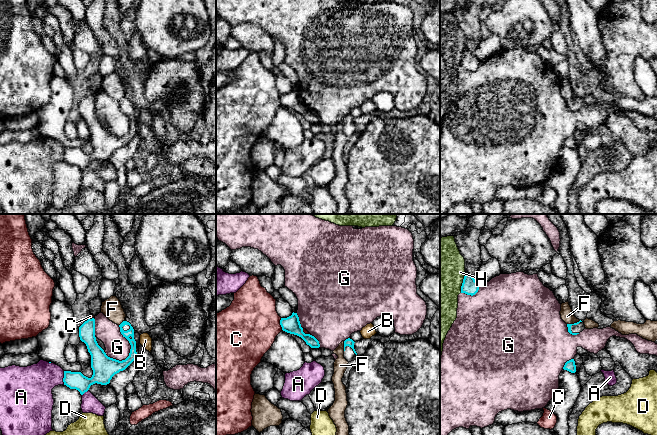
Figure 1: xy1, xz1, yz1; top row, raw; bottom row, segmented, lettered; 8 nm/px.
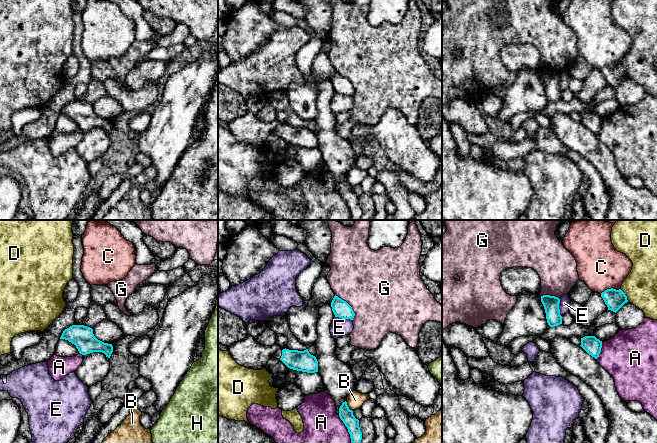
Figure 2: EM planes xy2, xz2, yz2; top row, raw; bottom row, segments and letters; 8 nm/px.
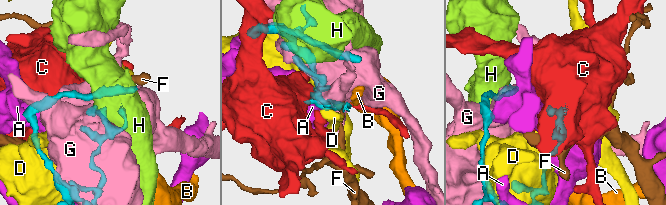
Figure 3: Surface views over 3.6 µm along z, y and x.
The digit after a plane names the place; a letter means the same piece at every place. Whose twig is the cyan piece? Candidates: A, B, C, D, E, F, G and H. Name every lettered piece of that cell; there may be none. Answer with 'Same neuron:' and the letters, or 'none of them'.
Same neuron: none of them

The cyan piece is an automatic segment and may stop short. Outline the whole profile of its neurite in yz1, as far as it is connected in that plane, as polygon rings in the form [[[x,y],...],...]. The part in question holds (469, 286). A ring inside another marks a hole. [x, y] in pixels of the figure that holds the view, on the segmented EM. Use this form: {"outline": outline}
{"outline": [[[466,274],[461,286],[461,293],[473,296],[478,292],[479,287],[480,285],[475,281],[472,275]]]}

